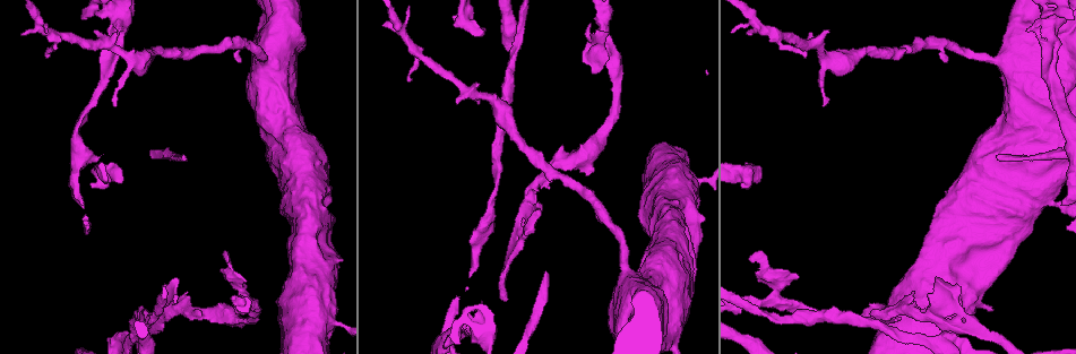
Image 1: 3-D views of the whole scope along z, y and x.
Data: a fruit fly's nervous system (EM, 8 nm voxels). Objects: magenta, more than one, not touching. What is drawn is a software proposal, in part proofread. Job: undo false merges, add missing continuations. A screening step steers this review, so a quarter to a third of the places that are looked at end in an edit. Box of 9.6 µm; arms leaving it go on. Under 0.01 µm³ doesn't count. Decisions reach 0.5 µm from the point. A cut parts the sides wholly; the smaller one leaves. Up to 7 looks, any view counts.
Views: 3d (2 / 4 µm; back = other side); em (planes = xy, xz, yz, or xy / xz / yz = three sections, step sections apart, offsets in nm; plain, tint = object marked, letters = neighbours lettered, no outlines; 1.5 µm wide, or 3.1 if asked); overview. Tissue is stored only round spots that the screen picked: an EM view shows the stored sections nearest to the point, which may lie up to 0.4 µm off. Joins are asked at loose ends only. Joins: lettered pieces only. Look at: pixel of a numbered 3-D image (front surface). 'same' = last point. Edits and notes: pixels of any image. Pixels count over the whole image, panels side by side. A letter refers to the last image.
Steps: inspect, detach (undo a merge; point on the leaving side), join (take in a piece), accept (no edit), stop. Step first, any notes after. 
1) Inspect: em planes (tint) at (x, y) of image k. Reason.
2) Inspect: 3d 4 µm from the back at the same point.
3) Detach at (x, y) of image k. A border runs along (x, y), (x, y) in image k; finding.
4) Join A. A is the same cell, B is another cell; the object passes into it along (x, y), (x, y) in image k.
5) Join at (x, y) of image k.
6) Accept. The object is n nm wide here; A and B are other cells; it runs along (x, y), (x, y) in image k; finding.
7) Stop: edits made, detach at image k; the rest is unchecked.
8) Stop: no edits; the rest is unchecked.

Inspect: em xy step 4 (letters) at (1032, 31) of image 1.

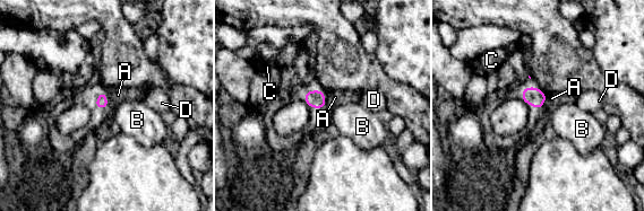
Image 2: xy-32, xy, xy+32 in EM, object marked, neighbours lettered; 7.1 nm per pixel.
Join A. A is the same cell, B, C and D are other cells; the object passes into it along (533, 96), (546, 99), (551, 98) in image 2; the neuron continues.

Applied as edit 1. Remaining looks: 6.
Inspect: 3d 2 µm at (754, 181) of image 1. Branch stops here.

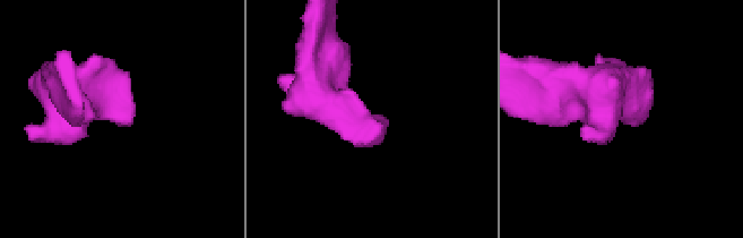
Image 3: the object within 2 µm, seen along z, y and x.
Inspect: em planes (tint) at (130, 121) of image 3.

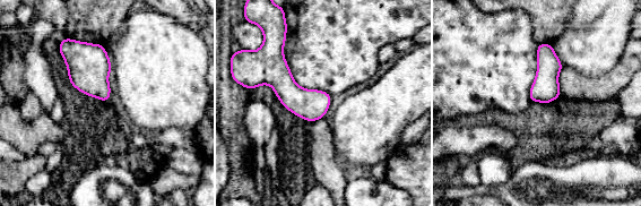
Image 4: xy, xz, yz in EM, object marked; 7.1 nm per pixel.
Inspect: em planes (letters) at the same point.

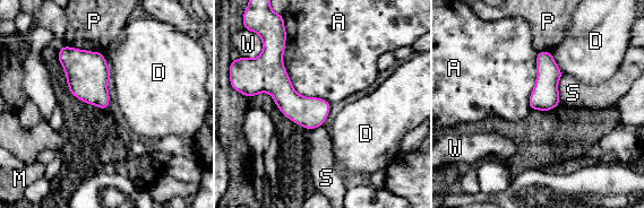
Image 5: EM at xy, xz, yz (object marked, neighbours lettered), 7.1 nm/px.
Accept. A, D, M, P, S and W are other cells; a border runs along (284, 42), (292, 86), (331, 103) in image 5; no lettered piece goes on from it.

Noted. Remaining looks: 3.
Stop: edits made, join at image 2; the rest is unchecked.

